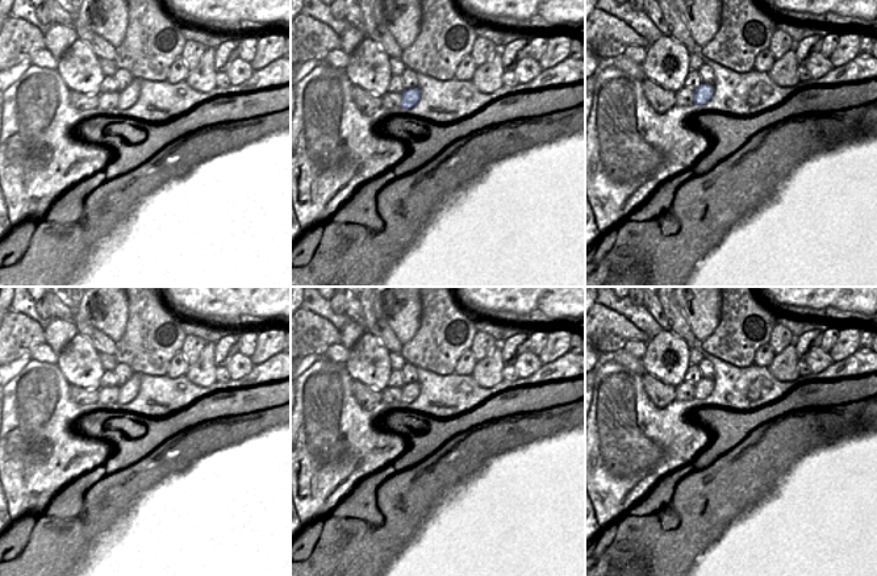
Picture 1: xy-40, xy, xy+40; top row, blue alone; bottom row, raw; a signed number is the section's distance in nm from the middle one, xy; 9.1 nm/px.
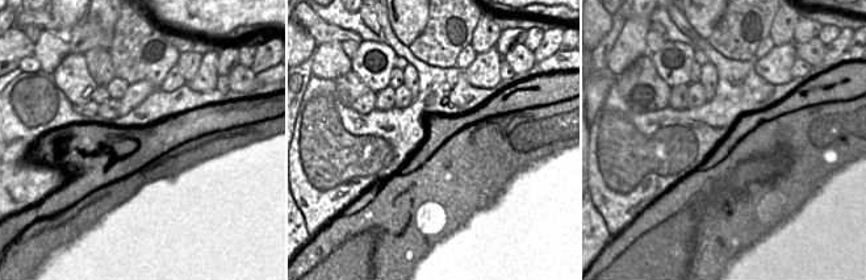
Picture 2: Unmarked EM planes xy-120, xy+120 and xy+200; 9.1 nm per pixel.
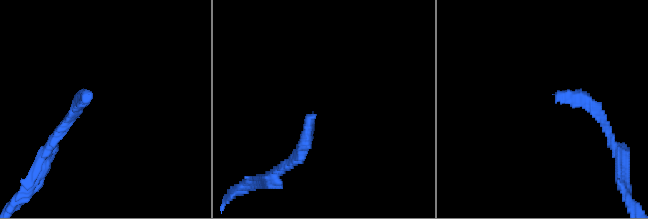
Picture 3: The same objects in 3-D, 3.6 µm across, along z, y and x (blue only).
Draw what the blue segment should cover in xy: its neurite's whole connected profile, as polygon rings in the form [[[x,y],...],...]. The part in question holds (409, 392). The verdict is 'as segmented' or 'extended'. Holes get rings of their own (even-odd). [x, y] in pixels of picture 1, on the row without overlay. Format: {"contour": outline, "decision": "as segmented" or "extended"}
{"contour": [[[409,383],[401,388],[401,401],[404,404],[410,404],[417,400],[421,393],[419,383]]], "decision": "as segmented"}

